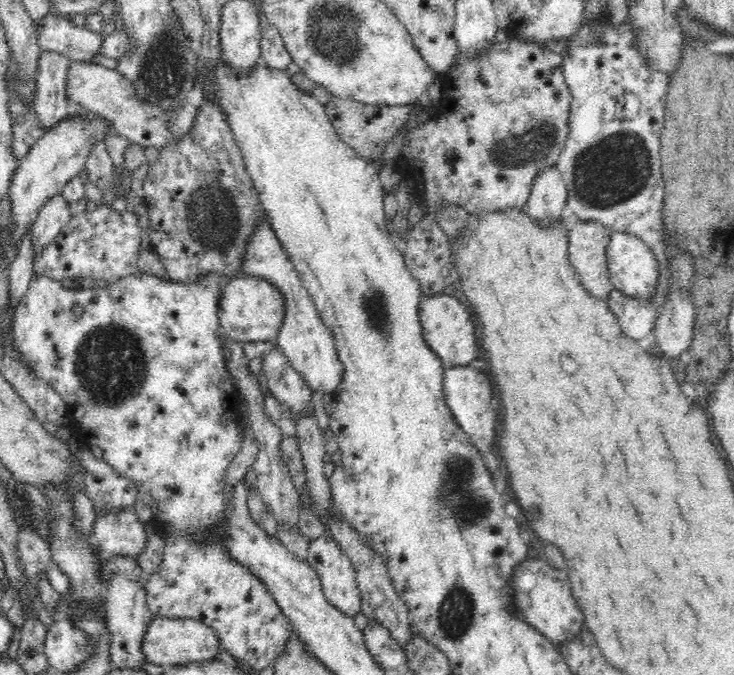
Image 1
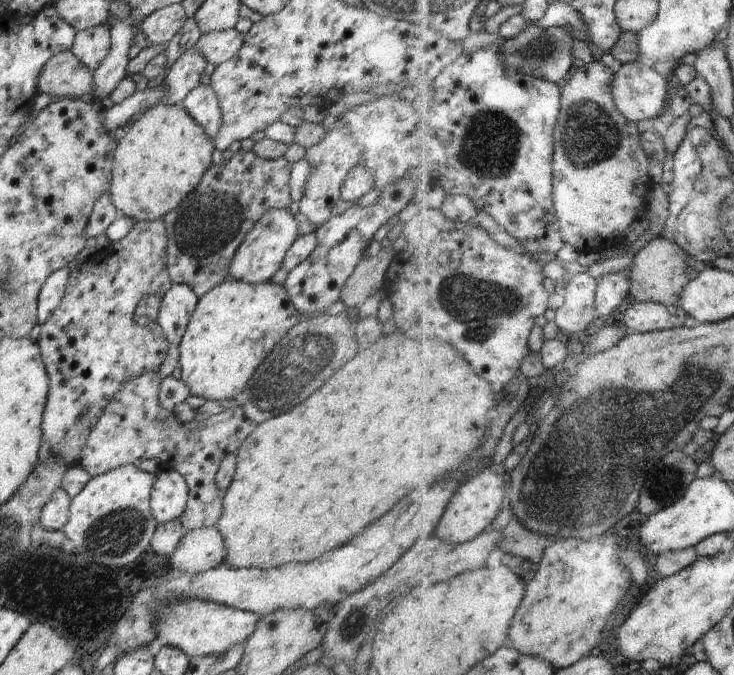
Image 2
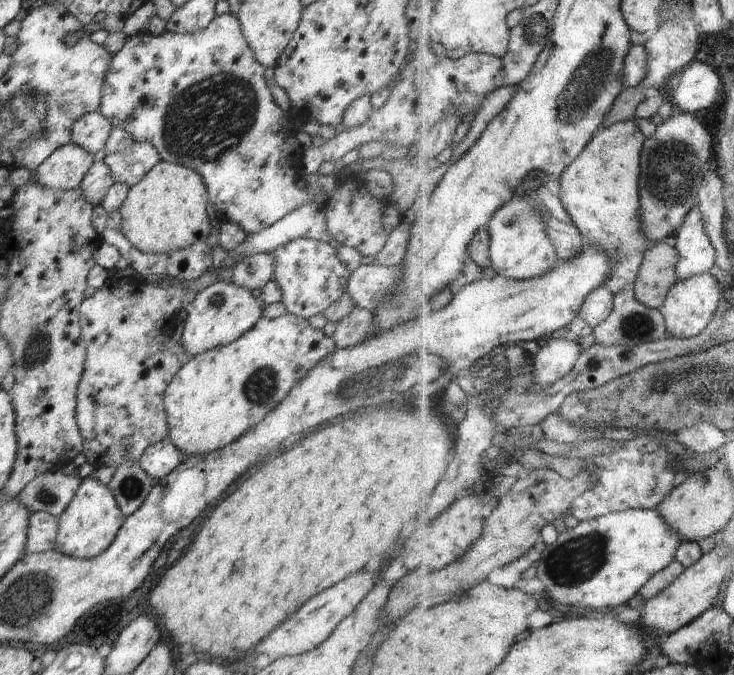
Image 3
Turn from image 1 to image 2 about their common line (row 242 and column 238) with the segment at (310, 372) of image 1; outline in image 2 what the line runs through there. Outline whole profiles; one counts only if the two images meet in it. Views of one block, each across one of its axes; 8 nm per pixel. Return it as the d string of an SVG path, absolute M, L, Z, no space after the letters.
M272 209L260 218L259 222L246 234L246 238L232 258L229 278L249 284L269 282L283 264L286 252L299 236L299 219L288 209Z

